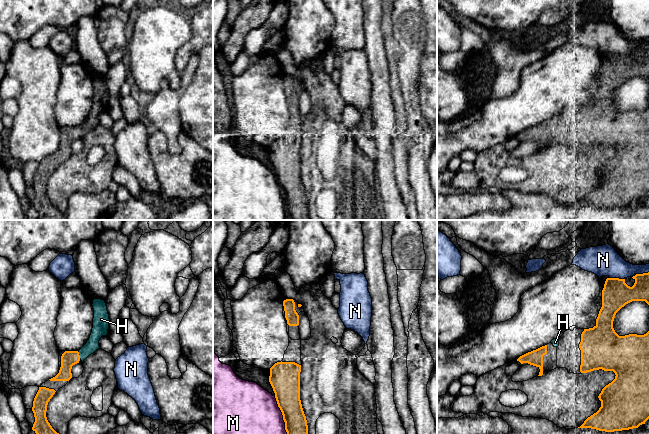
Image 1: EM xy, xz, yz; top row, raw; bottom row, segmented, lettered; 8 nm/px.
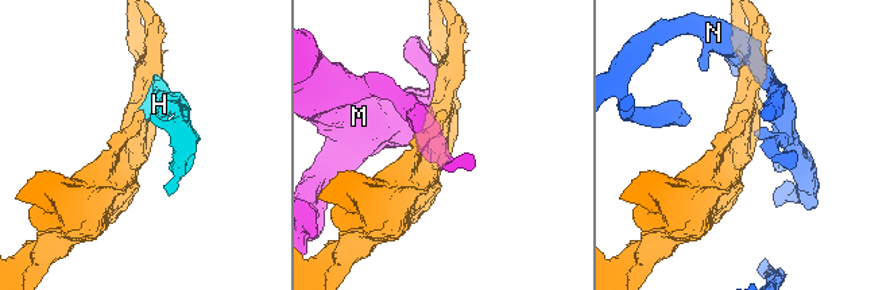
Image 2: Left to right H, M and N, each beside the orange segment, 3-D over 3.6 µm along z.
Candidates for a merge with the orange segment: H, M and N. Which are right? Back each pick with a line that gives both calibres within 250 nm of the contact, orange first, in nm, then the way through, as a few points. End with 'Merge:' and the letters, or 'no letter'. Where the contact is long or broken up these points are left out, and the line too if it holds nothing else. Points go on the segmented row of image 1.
H: Thickness 130 nm (orange) against 100 nm. Path across: xy (69, 358), (79, 355), (93, 342), (98, 331)
Merge: H

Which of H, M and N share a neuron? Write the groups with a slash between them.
H / M / N

